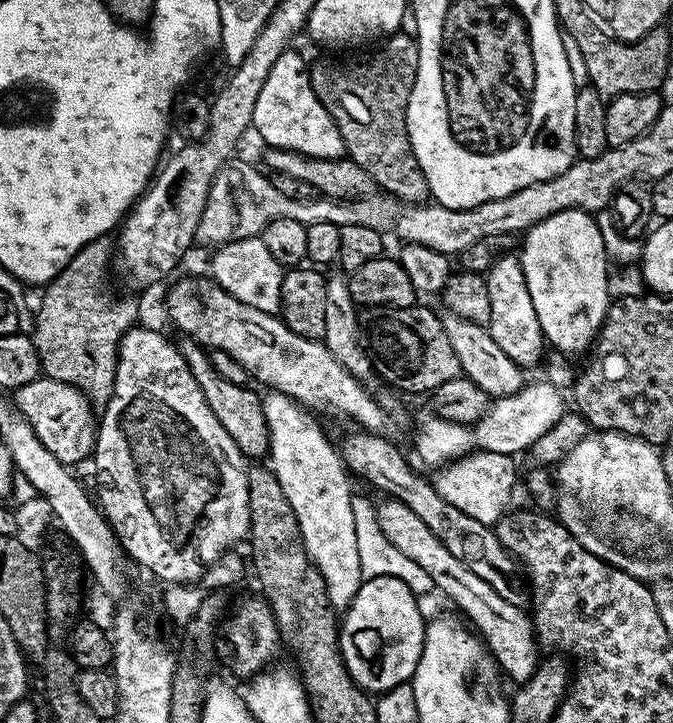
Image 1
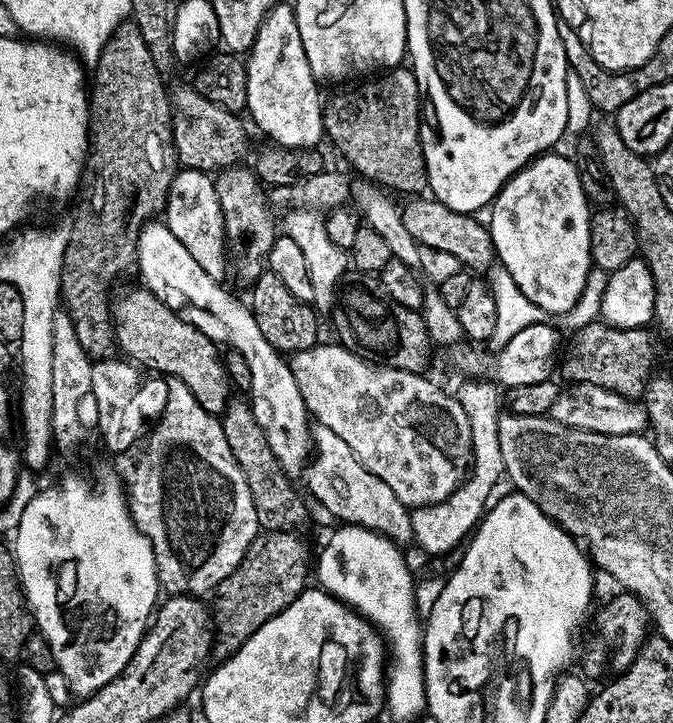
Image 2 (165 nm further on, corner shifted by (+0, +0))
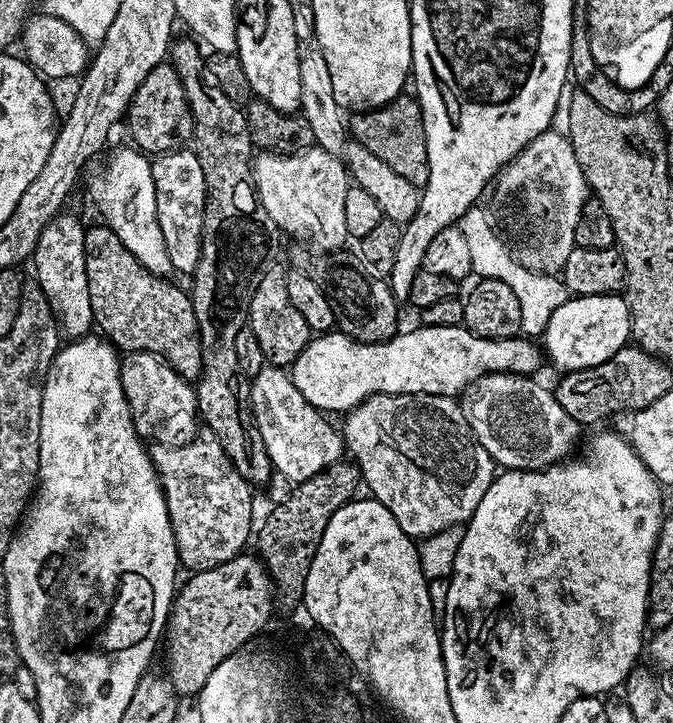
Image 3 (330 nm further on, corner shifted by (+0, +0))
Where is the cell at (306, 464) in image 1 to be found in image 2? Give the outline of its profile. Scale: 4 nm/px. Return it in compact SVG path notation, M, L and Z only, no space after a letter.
M148 222L140 229L140 237L136 243L136 268L142 279L143 287L149 288L152 293L170 310L178 314L190 326L202 330L206 338L210 338L217 346L227 346L238 350L242 358L246 358L250 366L250 386L247 391L250 393L250 403L254 410L254 418L258 418L258 426L262 426L262 434L266 434L266 442L270 442L270 450L274 450L274 458L282 466L282 470L288 476L299 477L306 468L306 461L311 457L314 449L312 447L312 424L308 415L308 408L304 404L302 394L298 390L298 382L292 373L291 363L275 348L266 342L262 330L258 330L258 322L254 318L251 307L240 300L235 300L226 289L220 285L221 281L215 276L206 274L198 262L194 262L194 257L190 255L190 250L170 234L168 225L163 222Z

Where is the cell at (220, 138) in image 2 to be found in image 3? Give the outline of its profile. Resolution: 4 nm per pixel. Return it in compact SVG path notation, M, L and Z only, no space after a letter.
M165 62L154 66L134 94L126 113L126 125L132 135L131 143L145 154L163 154L185 147L193 139L196 121L186 102L186 94L176 69Z

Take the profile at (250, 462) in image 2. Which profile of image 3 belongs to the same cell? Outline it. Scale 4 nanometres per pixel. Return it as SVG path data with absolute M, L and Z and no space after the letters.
M177 39L171 45L170 63L182 82L196 121L194 151L202 166L202 178L206 178L200 257L190 287L202 346L202 374L194 384L196 410L203 427L205 424L205 429L226 450L234 470L242 474L249 486L257 486L274 476L274 469L270 454L266 454L266 442L262 442L252 417L250 384L240 372L234 338L248 324L254 290L258 290L262 274L273 263L272 248L279 246L282 233L261 206L252 183L254 145L245 109L222 94L208 72L201 45L195 39L187 39Z

